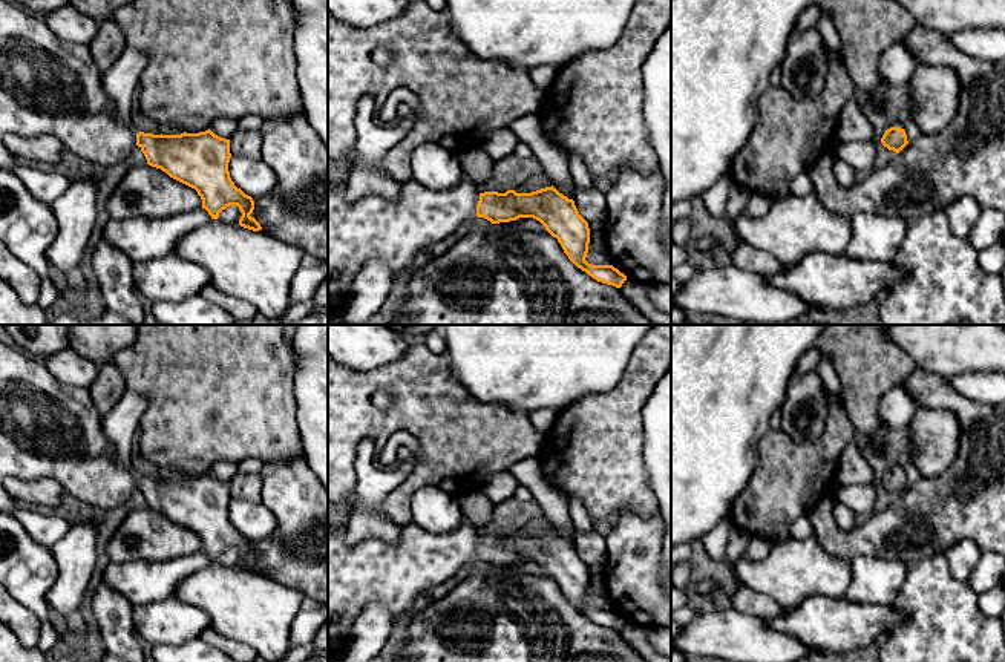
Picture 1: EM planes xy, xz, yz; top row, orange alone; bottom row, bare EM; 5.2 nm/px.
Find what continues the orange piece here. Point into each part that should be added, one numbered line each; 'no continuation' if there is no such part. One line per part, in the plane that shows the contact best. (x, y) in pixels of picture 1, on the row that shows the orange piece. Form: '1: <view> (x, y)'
1: xz (373, 227)

